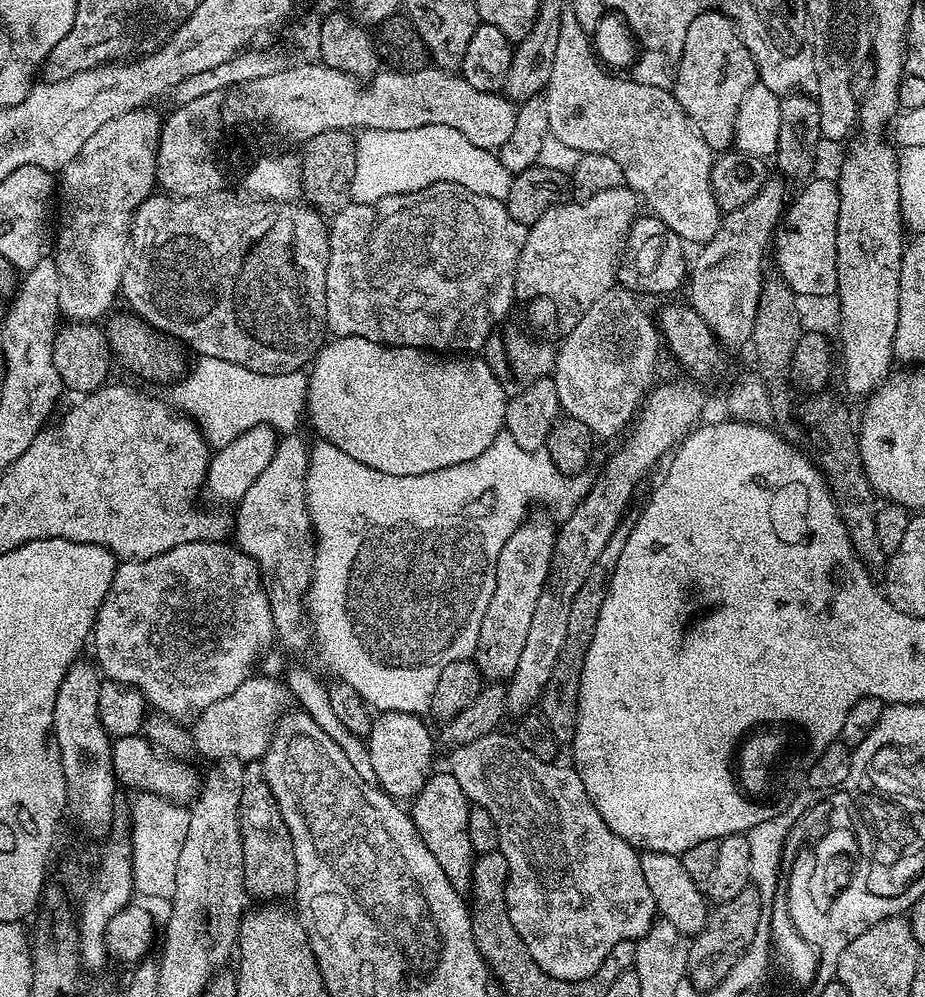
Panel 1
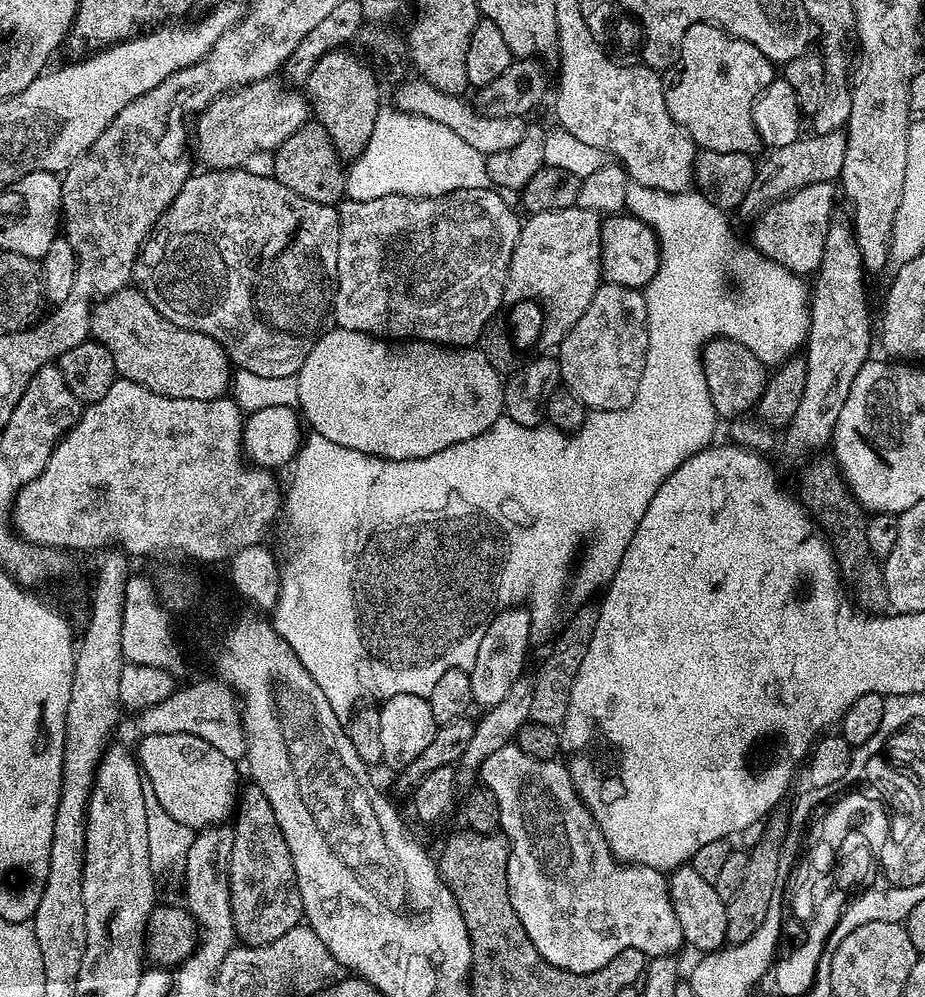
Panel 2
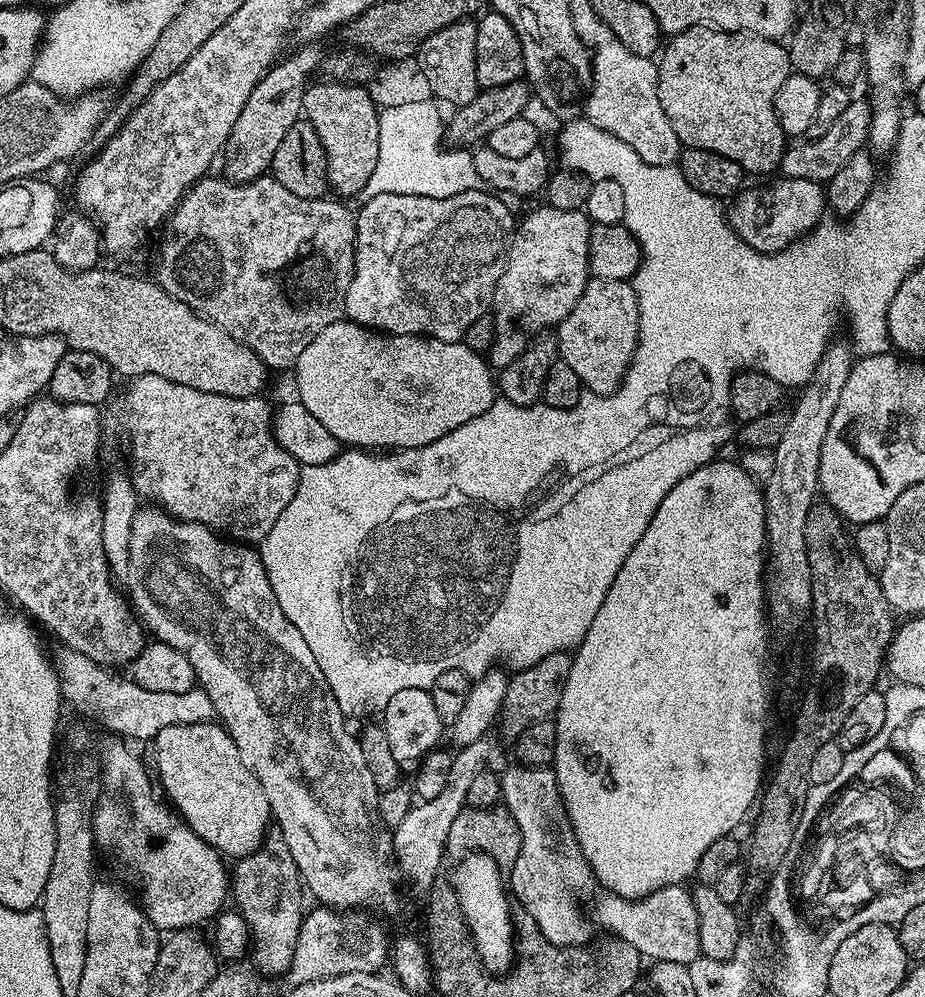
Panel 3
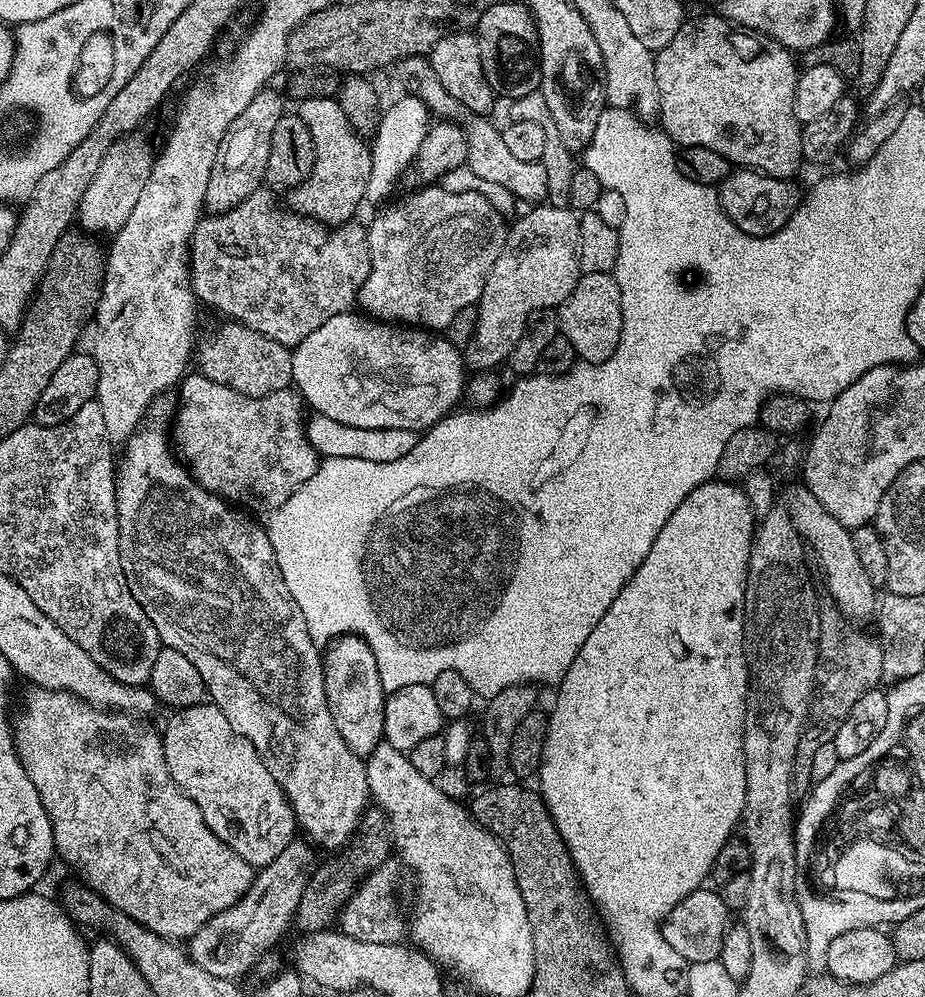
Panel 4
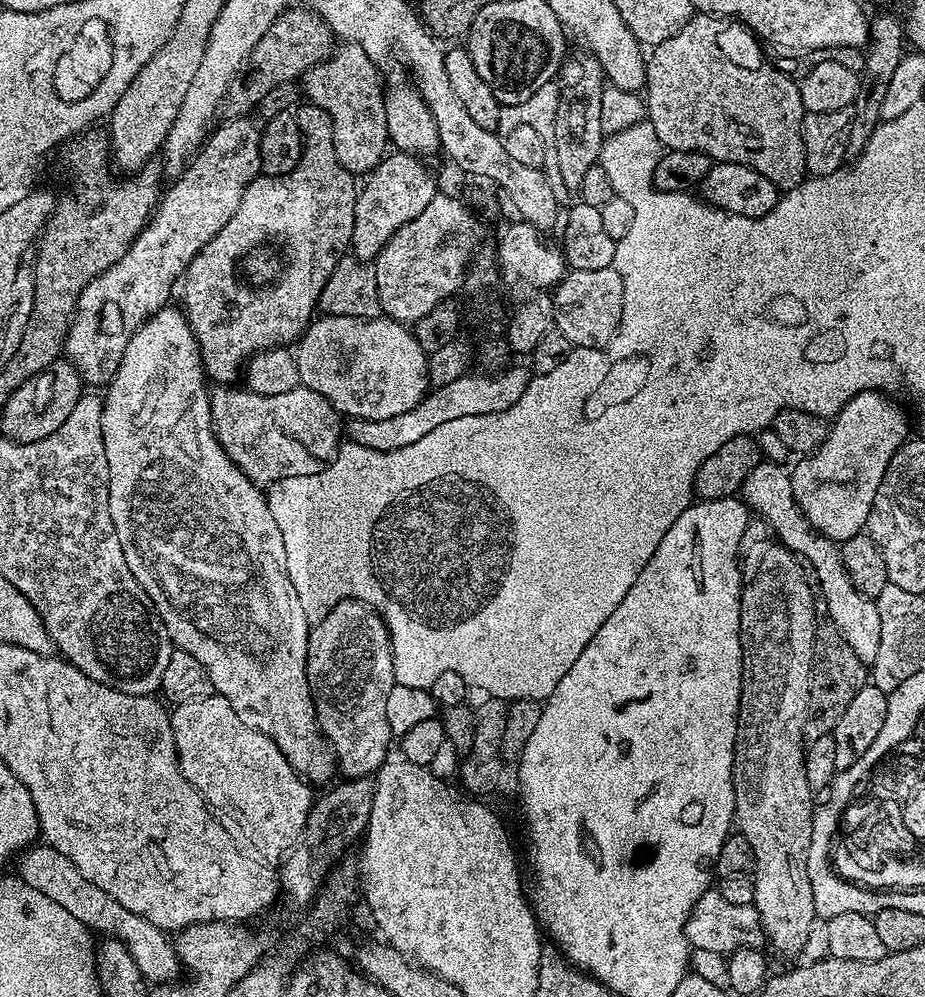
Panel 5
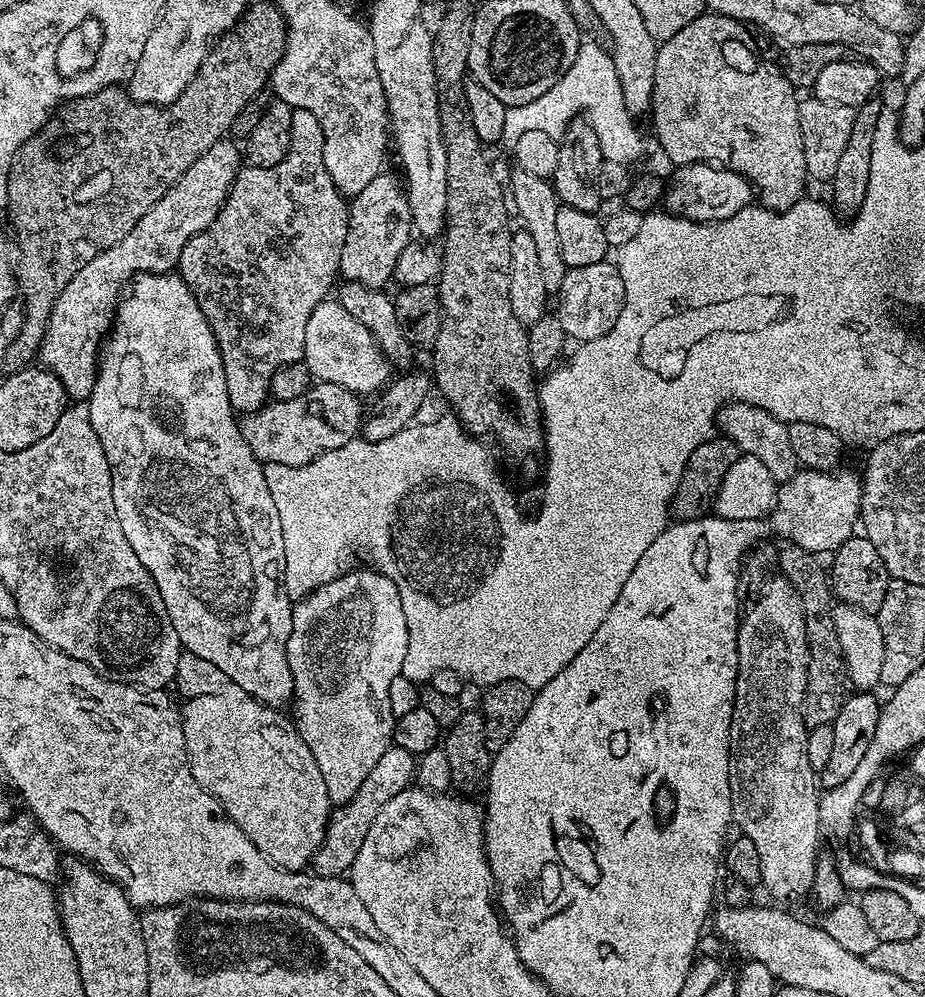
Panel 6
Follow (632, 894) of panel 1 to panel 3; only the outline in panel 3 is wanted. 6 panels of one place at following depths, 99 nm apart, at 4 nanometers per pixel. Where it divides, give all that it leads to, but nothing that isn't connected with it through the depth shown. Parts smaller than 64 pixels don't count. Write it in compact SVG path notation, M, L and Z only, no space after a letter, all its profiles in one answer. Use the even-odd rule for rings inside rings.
M515 767L506 769L499 777L503 807L507 808L520 831L520 853L510 869L511 895L520 899L519 907L534 918L550 943L583 945L592 932L592 924L580 913L580 892L588 896L597 891L598 881L576 841L574 826L560 797L555 771L551 767ZM671 884L644 896L641 900L627 900L613 896L604 890L596 900L596 920L605 924L617 940L630 942L641 957L649 961L666 960L679 964L693 965L701 959L698 938L698 910L692 892L684 884Z

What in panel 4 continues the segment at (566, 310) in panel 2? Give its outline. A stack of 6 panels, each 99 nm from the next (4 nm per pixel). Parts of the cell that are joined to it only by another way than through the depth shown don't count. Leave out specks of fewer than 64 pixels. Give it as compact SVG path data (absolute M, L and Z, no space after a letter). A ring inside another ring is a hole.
M546 205L533 207L536 209L526 213L508 229L502 253L499 254L498 261L494 262L494 266L491 267L486 286L483 287L480 300L476 305L479 318L475 324L475 332L462 352L469 371L490 372L496 369L494 367L500 364L502 366L521 338L524 337L531 320L539 312L560 307L580 280L582 273L580 259L577 257L579 217L569 207Z

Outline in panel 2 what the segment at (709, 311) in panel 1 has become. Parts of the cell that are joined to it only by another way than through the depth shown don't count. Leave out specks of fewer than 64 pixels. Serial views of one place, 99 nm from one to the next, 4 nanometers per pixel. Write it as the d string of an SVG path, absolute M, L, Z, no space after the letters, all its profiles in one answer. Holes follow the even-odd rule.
M843 131L821 136L804 134L800 139L790 142L790 146L773 148L767 155L764 161L761 159L756 165L754 182L740 204L739 215L755 218L770 205L777 204L779 200L787 200L790 194L806 186L814 186L814 182L832 184L839 181L842 162L846 162L846 135Z

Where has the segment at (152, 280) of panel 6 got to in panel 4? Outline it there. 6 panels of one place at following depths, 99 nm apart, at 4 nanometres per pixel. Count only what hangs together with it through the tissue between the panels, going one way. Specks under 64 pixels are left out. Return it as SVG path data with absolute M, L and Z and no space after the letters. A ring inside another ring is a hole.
M141 427L129 437L123 451L125 451L124 461L121 464L119 461L116 478L120 555L124 557L126 571L135 591L146 601L146 607L153 622L156 623L161 645L186 654L186 658L190 658L190 662L194 662L194 670L198 670L198 674L202 674L202 682L211 703L216 704L218 710L222 710L222 714L226 714L226 722L230 722L230 726L239 736L246 738L256 747L256 752L260 755L264 765L272 777L276 779L276 784L284 793L284 799L288 801L288 807L296 816L299 831L305 832L309 836L307 839L313 845L321 844L324 848L332 848L331 850L343 848L356 833L360 816L370 804L368 775L364 769L365 761L356 756L354 750L350 750L350 746L346 746L342 734L338 734L338 726L334 726L334 718L330 718L330 710L326 702L322 652L310 638L310 634L306 630L306 622L302 618L298 606L292 601L286 590L274 554L274 546L270 544L267 527L263 523L252 524L251 518L248 517L251 515L245 514L243 511L236 510L236 513L232 513L234 508L229 501L216 495L215 492L206 491L201 484L197 484L191 471L183 463L178 462L173 449L170 447L169 433L167 436L162 429Z

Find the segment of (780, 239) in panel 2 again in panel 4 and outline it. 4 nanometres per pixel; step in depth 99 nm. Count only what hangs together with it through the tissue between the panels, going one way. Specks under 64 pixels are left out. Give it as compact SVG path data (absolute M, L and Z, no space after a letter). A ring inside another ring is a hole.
M732 170L718 186L720 204L738 230L751 236L769 236L782 230L800 205L802 192L794 185L792 180L779 180L764 172Z

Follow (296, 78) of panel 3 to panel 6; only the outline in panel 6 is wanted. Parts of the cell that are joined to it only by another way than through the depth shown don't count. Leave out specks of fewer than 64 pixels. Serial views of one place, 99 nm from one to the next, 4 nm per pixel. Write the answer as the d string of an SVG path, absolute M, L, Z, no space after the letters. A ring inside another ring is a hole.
M232 138L214 142L214 146L210 146L210 150L206 150L206 154L202 154L202 158L198 158L198 162L194 162L194 166L190 166L190 170L186 170L186 174L182 174L182 178L178 178L178 182L174 182L174 186L170 186L170 190L166 190L166 194L162 194L162 198L158 198L158 202L154 202L154 206L146 210L146 214L142 214L142 218L138 218L138 226L134 226L134 230L130 230L130 234L126 234L122 242L110 246L110 250L98 254L98 258L86 262L86 266L82 266L82 270L75 272L72 280L66 282L62 294L58 294L48 319L48 329L40 343L38 360L58 378L58 382L62 382L69 401L87 402L90 398L96 381L98 361L102 355L102 345L109 335L118 301L129 281L137 274L146 272L171 273L180 263L182 246L186 246L190 238L206 231L214 218L218 218L220 208L242 167L242 152L241 149L240 152L236 149L236 145L237 141Z

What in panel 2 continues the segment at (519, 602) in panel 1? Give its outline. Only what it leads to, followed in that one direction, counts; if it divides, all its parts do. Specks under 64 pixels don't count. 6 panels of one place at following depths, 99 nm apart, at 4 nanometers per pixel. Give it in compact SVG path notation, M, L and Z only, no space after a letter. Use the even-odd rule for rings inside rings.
M522 606L501 609L489 620L486 633L478 644L474 666L468 669L471 696L477 707L480 705L484 710L493 708L506 698L514 682L521 679L532 632L531 611Z

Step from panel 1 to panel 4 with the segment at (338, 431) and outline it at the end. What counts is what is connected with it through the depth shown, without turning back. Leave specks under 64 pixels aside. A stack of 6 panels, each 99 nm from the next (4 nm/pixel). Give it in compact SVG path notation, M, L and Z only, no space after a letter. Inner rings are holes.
M347 311L330 318L330 322L322 322L292 353L292 383L313 413L362 430L397 428L423 434L459 405L456 403L466 392L466 365L461 349L443 335L428 330L389 324L364 314L352 315Z

